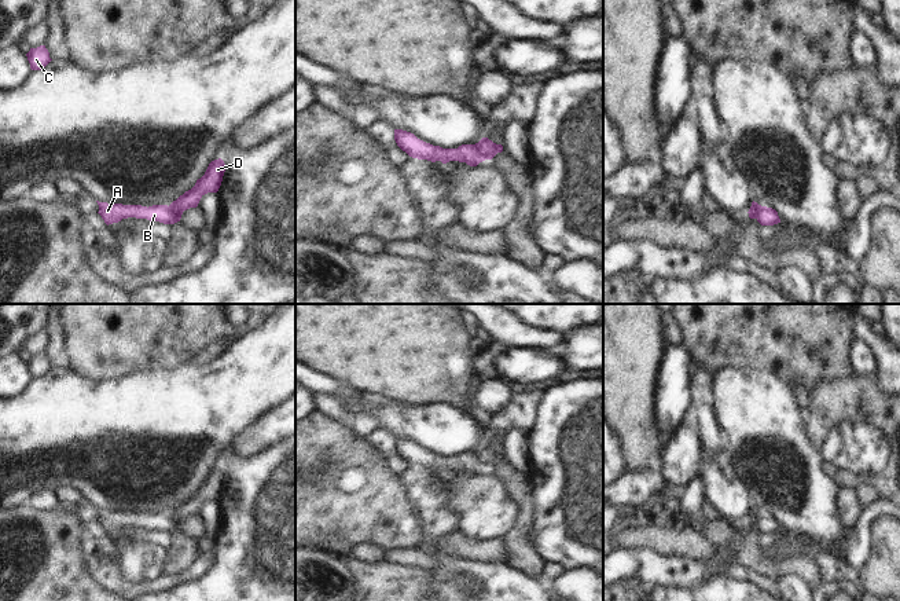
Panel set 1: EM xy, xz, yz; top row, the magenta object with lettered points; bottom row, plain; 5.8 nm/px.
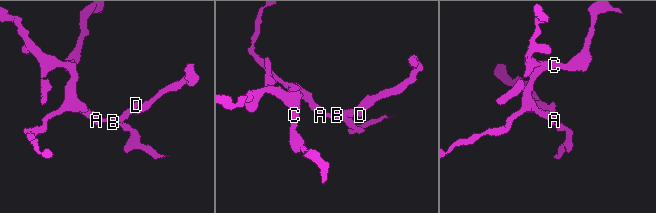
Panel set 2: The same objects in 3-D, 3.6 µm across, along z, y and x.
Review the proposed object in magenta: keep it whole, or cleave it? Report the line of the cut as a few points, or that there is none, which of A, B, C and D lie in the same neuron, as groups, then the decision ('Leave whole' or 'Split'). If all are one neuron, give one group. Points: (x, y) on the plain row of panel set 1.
Split along xy (168, 515), (176, 530). Groups: A B C / D. Split

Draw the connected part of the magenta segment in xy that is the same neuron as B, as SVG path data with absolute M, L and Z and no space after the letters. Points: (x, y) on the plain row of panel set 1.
M96 510L99 513L98 521L102 524L107 534L128 525L147 527L150 529L159 529L164 532L177 531L175 528L173 520L168 513L153 513L147 516L142 513Z

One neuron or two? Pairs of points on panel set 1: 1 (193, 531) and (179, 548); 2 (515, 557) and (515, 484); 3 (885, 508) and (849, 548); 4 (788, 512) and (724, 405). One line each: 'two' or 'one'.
1: two
2: one
3: one
4: one

